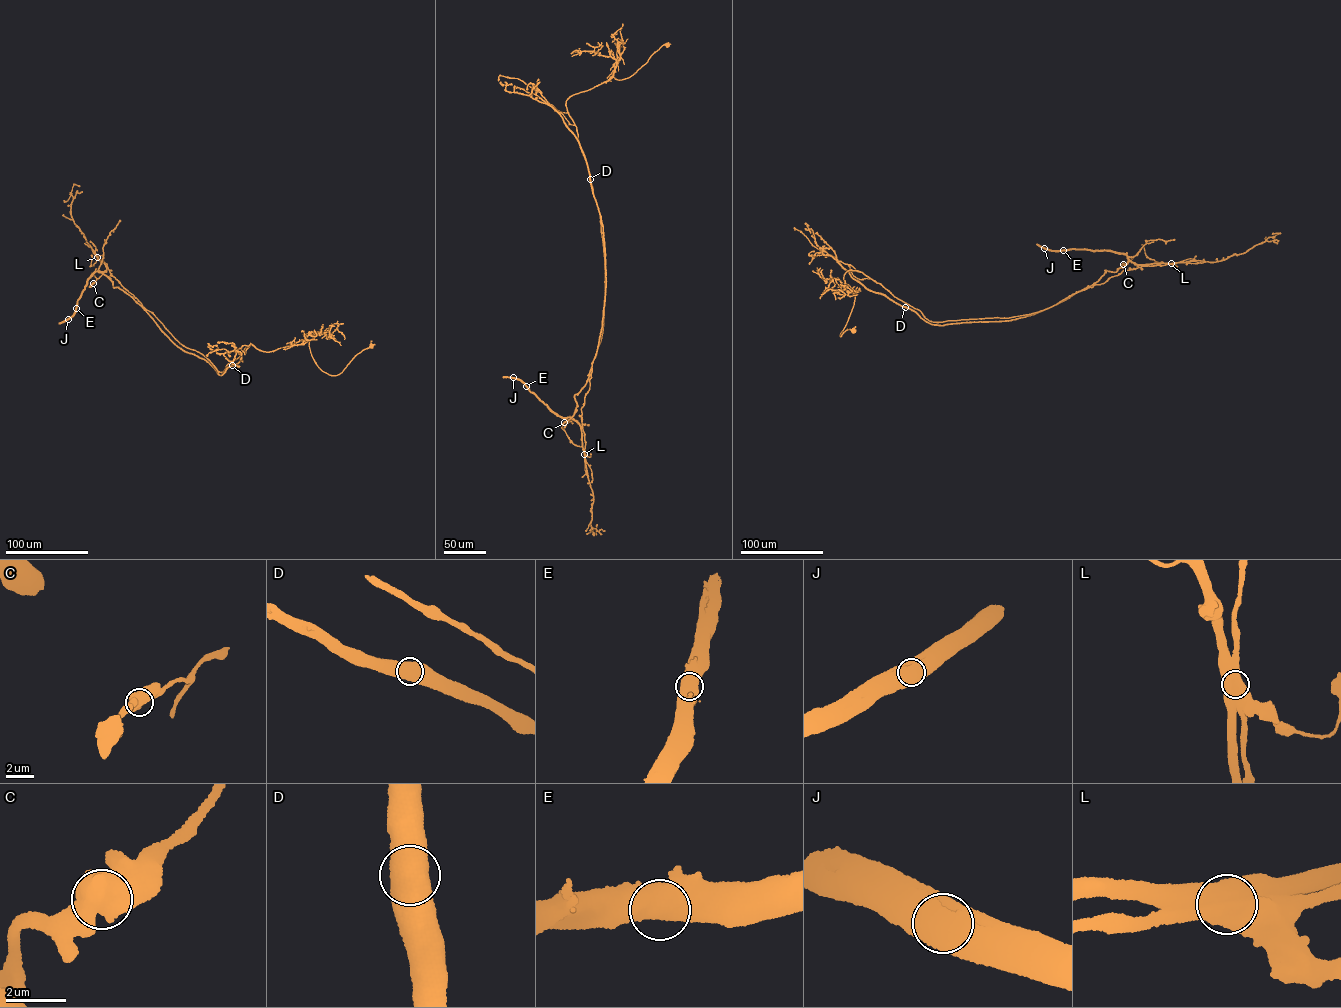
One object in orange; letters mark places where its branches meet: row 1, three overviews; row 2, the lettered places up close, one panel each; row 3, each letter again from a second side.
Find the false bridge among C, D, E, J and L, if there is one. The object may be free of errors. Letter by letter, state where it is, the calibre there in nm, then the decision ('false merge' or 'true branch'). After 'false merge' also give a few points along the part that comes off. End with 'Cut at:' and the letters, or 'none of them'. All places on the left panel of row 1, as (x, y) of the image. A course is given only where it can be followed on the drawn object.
C: place (93, 283); calibre 850 nm; true branch
D: place (232, 365); calibre 700 nm; true branch
E: place (76, 308); calibre 700 nm; true branch
J: place (68, 319); calibre 800 nm; true branch
L: place (97, 257); calibre 800 nm; false merge; course (97, 257), (180, 344), (219, 372), (250, 343), (267, 352), (308, 340), (315, 363), (335, 375), (372, 341)
Cut at: L

